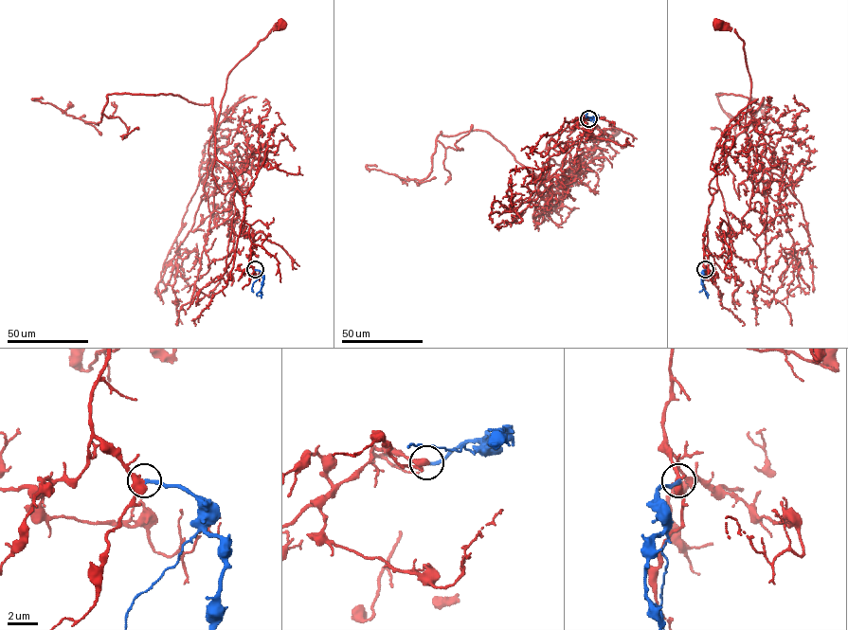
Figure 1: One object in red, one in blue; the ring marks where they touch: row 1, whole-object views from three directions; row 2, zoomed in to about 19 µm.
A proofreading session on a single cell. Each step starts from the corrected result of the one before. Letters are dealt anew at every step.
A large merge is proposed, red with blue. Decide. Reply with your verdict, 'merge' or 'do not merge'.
merge

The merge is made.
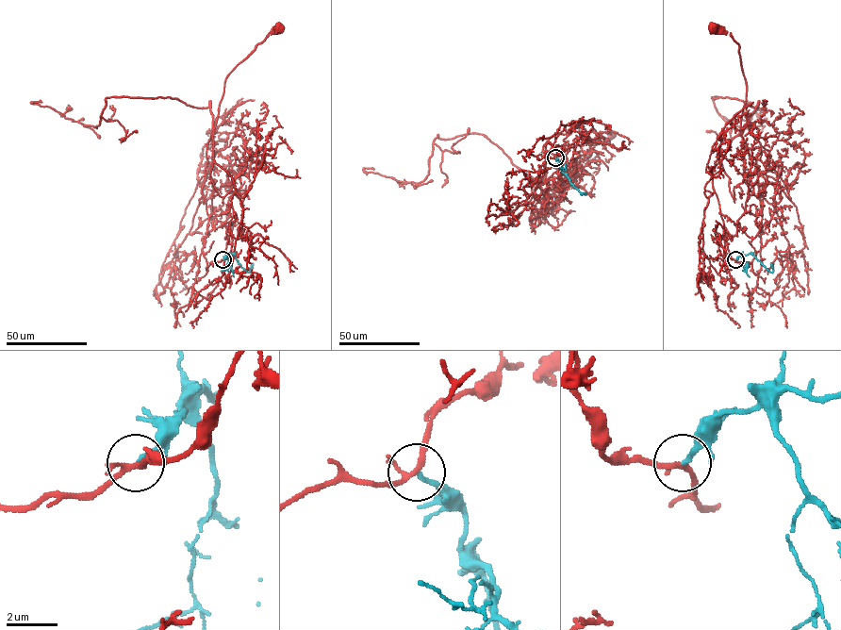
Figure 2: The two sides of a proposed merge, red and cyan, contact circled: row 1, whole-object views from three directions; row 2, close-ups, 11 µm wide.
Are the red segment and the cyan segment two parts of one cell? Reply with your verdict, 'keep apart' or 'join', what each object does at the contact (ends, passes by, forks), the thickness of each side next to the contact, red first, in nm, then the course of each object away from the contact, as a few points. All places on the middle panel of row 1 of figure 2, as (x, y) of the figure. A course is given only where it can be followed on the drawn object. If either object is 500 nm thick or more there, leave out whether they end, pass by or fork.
join; red forks there; cyan ends there; 180 nm thick on the red side, 180 nm on the other; red runs (555, 157), (567, 136), (553, 135), (547, 141), (545, 159), (556, 168), (593, 158), (611, 134); cyan runs (555, 157), (569, 182), (582, 194), (585, 192)

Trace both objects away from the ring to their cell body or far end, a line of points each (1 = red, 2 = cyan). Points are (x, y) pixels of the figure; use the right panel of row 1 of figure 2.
1: (735, 259), (731, 258), (728, 249), (711, 172), (740, 130), (746, 83), (739, 44), (730, 32), (712, 28)
2: (735, 259), (750, 253), (772, 272), (771, 263)

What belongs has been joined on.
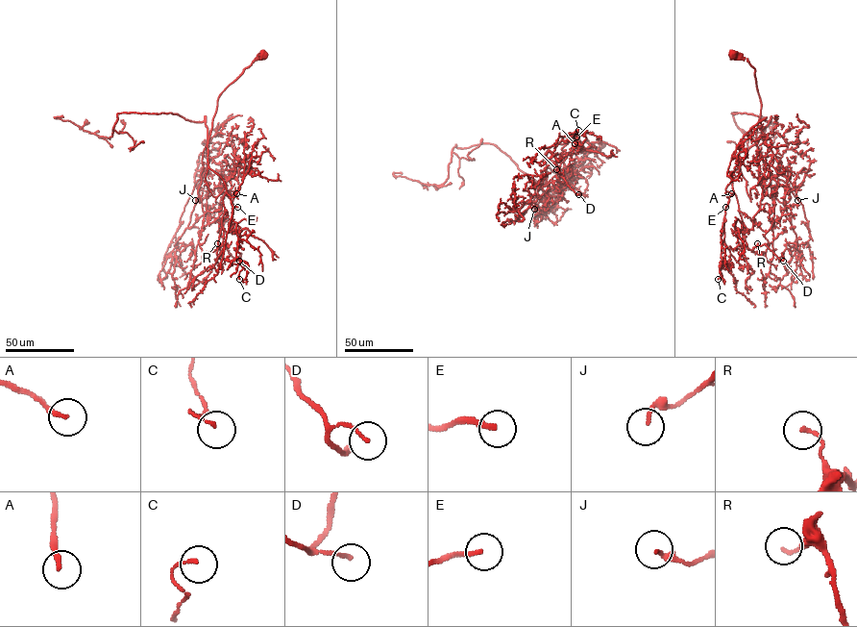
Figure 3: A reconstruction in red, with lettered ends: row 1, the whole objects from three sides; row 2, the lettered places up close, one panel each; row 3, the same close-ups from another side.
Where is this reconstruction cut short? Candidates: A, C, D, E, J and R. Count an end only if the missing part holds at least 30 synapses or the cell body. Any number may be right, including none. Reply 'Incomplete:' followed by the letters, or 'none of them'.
Incomplete: A, E, J

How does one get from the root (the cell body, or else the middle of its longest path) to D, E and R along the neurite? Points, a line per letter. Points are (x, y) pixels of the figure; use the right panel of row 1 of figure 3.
D: (732, 55), (754, 68), (761, 101), (755, 142), (731, 175), (744, 238), (748, 249), (765, 244), (783, 261)
E: (732, 55), (746, 59), (754, 68), (761, 112), (755, 142), (731, 175), (733, 193), (725, 207)
R: (732, 55), (746, 59), (754, 68), (761, 101), (755, 142), (731, 175), (746, 248), (751, 249), (757, 243)

